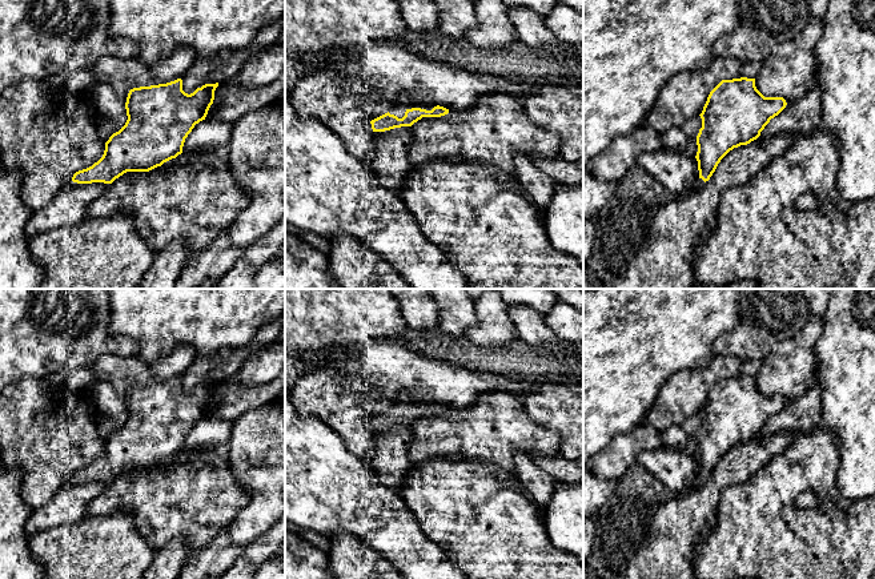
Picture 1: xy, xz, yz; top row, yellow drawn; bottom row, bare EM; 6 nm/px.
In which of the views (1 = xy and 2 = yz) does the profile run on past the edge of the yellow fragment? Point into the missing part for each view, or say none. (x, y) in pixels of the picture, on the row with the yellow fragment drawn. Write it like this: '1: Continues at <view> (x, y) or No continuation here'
1: No continuation here
2: Continues at yz (699, 183)

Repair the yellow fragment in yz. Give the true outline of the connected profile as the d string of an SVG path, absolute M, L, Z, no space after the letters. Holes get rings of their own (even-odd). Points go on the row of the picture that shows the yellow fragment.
M755 79L722 80L709 95L702 113L702 128L697 136L699 178L689 190L699 190L710 180L721 160L734 148L747 145L778 116L787 102L783 97L764 97L755 87Z

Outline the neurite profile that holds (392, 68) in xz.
M370 43L356 56L342 56L337 60L314 61L305 68L304 75L314 71L333 71L340 77L357 77L369 89L381 92L384 100L394 101L409 97L422 104L439 105L449 110L462 112L471 108L482 95L506 93L523 101L537 85L505 80L490 75L471 73L449 64L429 60L401 43Z

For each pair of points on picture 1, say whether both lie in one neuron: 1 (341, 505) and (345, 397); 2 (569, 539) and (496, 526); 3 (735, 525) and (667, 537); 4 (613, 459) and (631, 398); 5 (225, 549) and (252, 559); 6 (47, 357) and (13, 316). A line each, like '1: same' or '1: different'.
1: different
2: different
3: different
4: different
5: different
6: same

